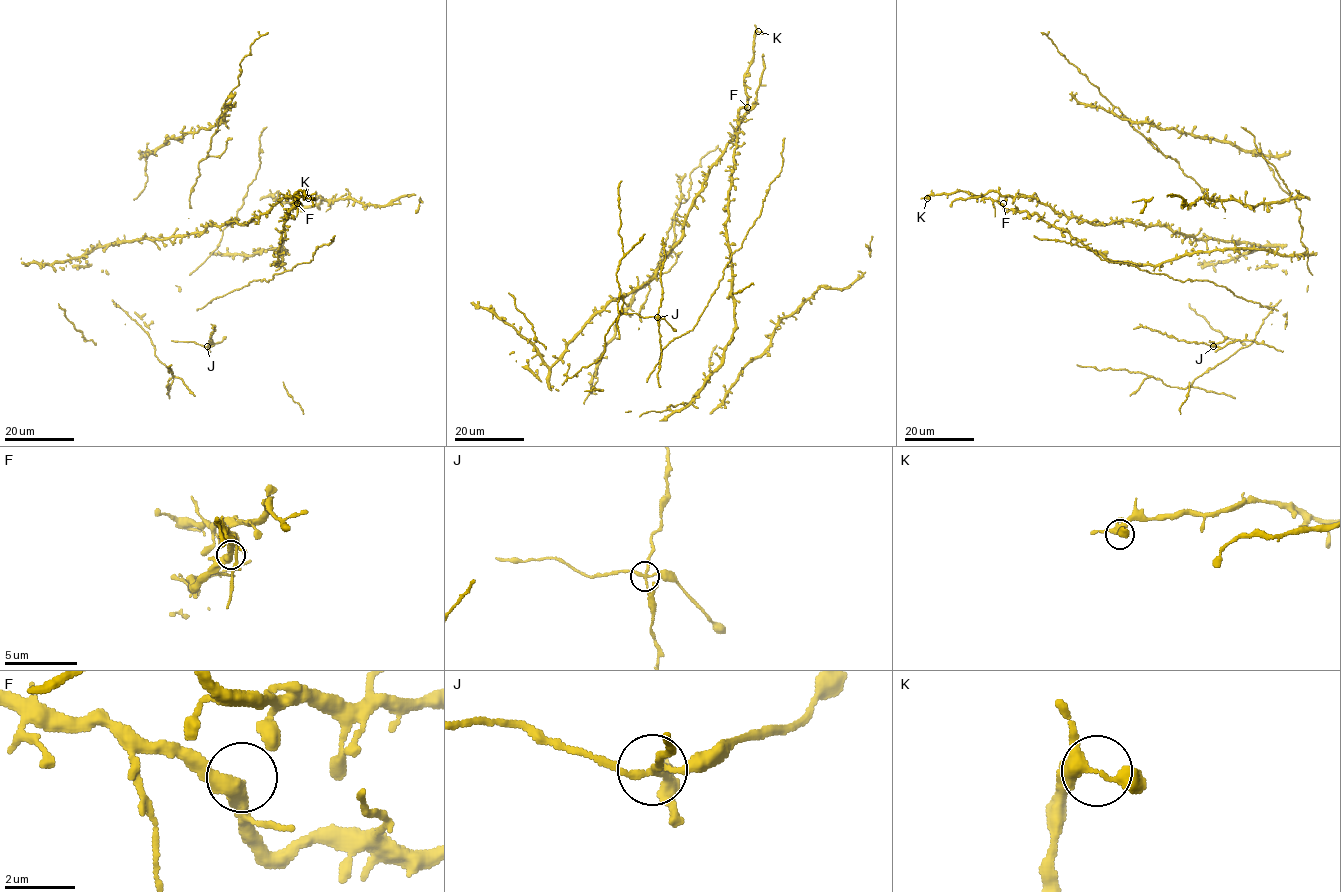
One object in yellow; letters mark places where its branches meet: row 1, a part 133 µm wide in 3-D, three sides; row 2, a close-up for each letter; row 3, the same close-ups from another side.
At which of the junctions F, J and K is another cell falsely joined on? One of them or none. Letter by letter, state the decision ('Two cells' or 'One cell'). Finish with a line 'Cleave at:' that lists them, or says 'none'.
F: One cell
J: Two cells
K: One cell
Cleave at: J

